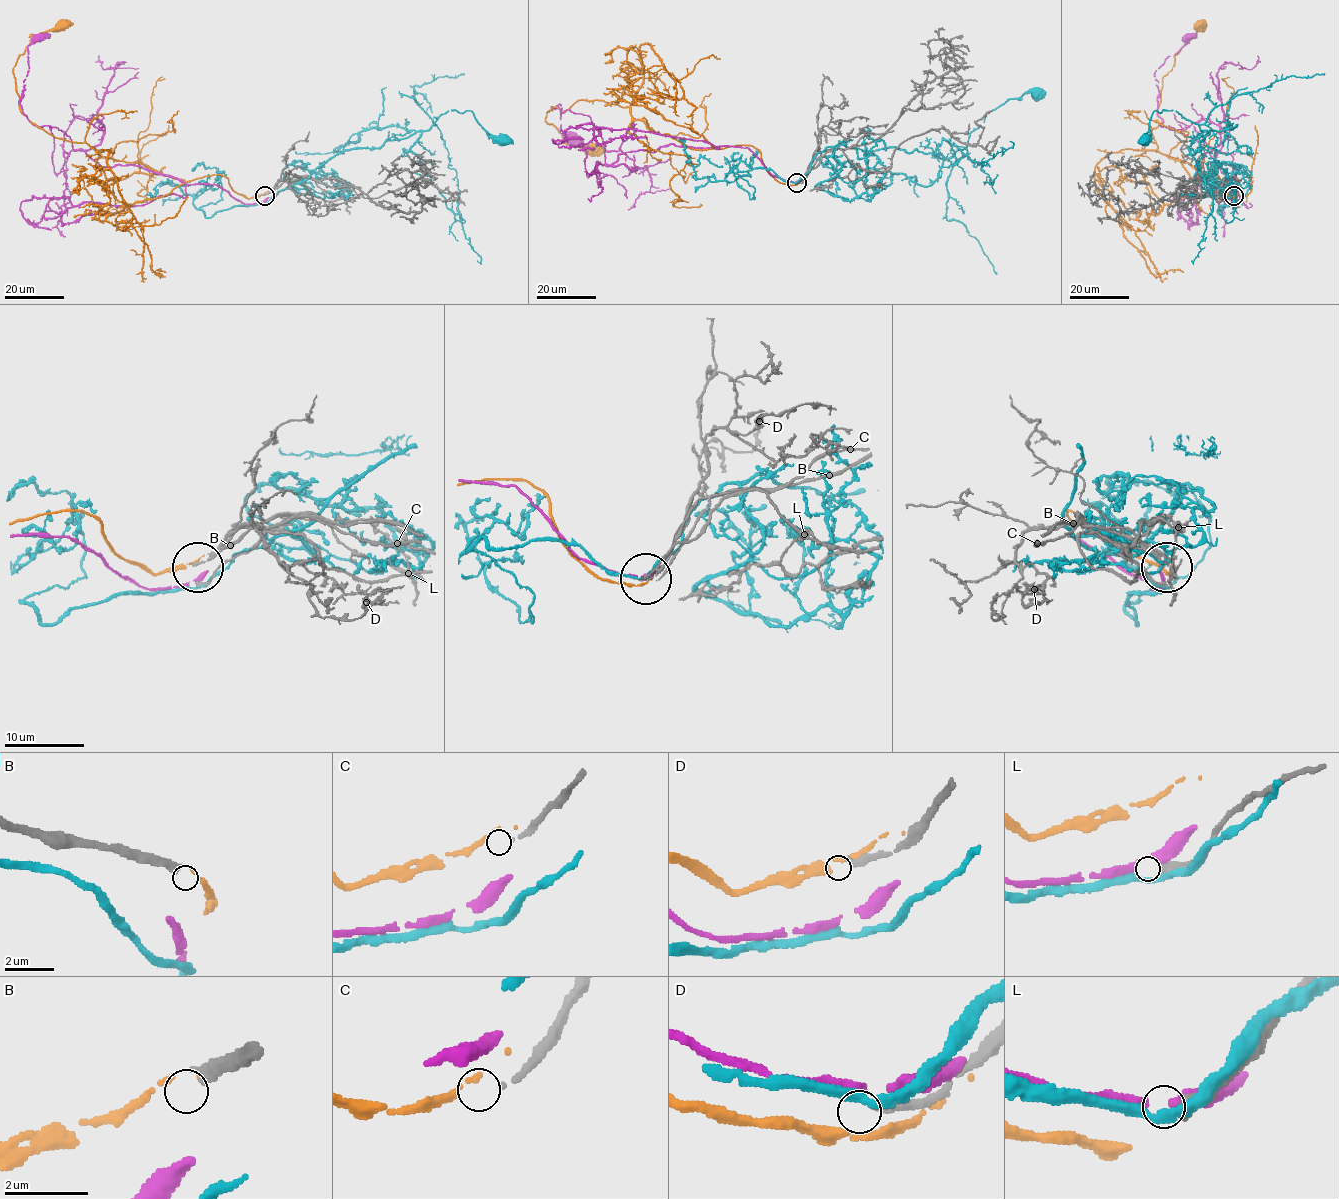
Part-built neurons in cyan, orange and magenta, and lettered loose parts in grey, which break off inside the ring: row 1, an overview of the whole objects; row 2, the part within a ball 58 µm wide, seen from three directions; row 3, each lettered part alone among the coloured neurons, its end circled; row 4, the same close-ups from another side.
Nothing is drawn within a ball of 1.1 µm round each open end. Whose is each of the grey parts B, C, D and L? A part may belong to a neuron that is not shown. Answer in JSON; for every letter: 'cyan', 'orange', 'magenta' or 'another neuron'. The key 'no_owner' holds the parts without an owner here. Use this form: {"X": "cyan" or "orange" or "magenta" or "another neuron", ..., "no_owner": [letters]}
{"B": "orange", "C": "another neuron", "D": "another neuron", "L": "another neuron", "no_owner": ["C", "D", "L"]}

